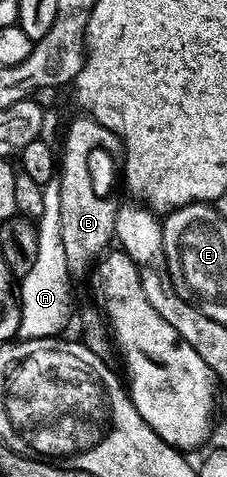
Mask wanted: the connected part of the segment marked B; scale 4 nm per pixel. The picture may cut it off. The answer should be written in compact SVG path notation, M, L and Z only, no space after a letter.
M89 118L74 121L66 132L66 149L60 152L60 217L67 264L75 277L82 276L90 263L97 261L111 247L115 239L115 205L110 205L104 197L98 196L99 189L94 182L90 152L101 144L115 143L116 137L100 122Z

